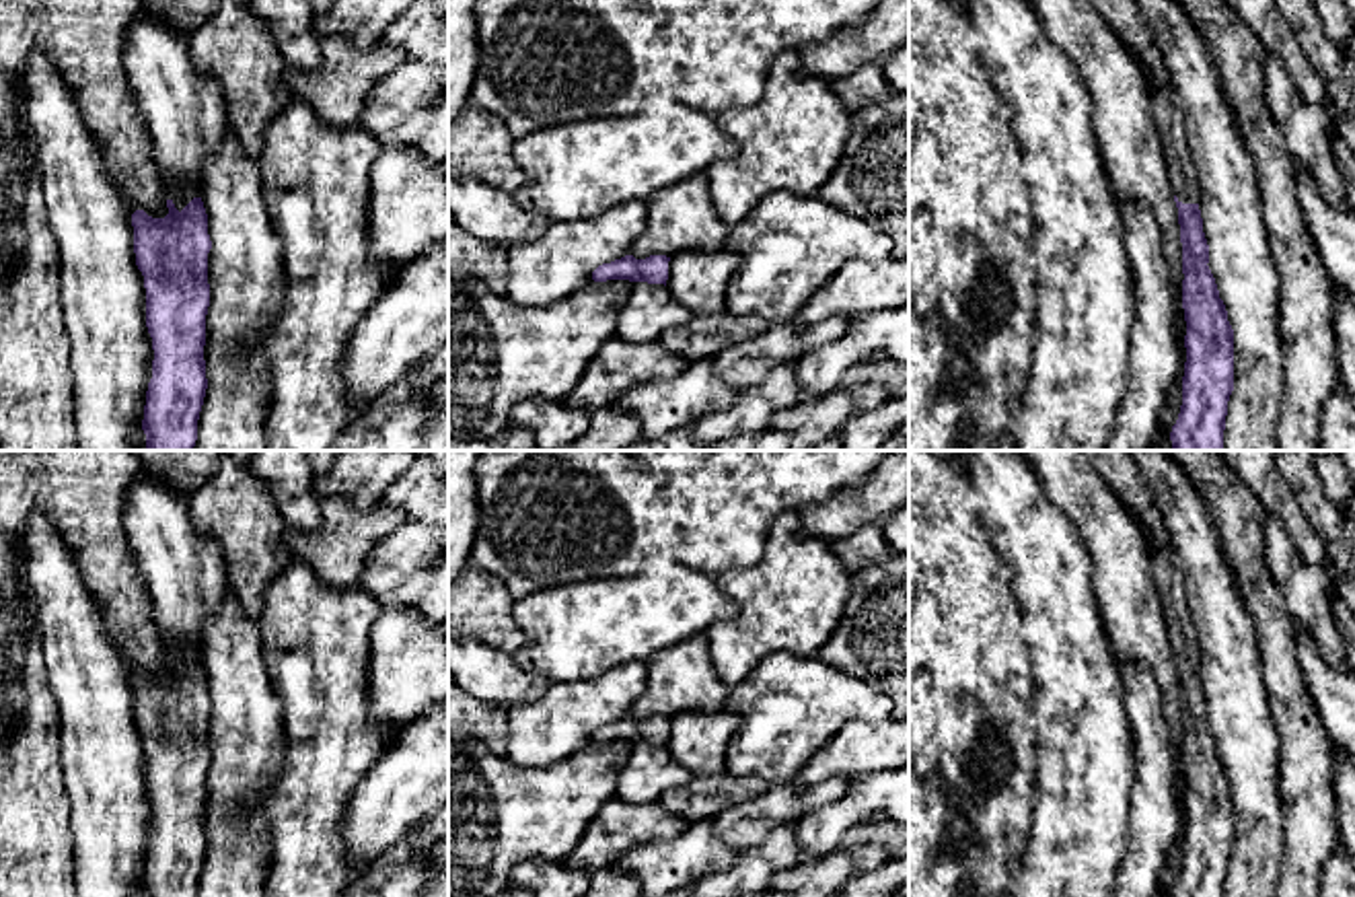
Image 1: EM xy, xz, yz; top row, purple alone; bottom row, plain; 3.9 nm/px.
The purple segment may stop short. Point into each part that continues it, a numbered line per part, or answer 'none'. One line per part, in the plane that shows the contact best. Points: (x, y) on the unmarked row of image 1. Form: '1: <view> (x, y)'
1: yz (1166, 566)

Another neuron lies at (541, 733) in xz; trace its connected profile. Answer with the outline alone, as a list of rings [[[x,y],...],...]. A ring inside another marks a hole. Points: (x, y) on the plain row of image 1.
[[[642,660],[623,662],[594,679],[551,683],[539,702],[508,708],[508,761],[545,767],[578,753],[598,726],[629,716],[646,685]]]

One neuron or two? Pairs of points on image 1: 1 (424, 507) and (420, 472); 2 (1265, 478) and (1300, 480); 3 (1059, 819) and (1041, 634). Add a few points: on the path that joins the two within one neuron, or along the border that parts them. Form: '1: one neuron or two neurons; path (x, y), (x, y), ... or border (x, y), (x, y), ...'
1: one neuron; path (424, 498), (420, 480)
2: two neurons; border (1277, 472), (1310, 521)
3: one neuron; path (1072, 774), (1072, 749), (1045, 723), (1047, 679)

